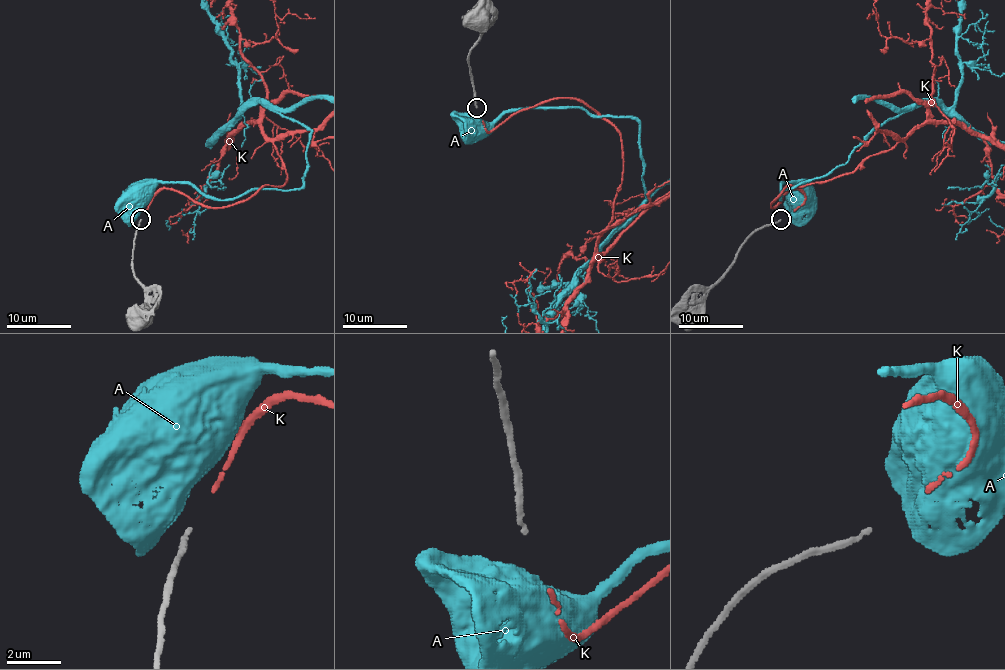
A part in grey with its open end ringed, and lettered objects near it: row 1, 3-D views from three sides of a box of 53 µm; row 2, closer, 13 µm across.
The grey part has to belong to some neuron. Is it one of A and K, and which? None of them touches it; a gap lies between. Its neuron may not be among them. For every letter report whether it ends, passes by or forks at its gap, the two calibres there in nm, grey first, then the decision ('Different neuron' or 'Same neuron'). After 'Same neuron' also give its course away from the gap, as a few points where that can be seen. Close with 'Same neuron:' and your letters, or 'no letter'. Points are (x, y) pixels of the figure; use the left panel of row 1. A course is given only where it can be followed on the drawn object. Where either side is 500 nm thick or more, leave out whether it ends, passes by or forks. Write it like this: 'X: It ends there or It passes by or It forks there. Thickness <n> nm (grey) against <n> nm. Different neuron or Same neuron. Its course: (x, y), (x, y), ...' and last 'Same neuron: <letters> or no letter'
A: Thickness 150 nm (grey) against 600 nm. Different neuron
K: It ends there. Thickness 150 nm (grey) against 150 nm. Same neuron
Same neuron: K

